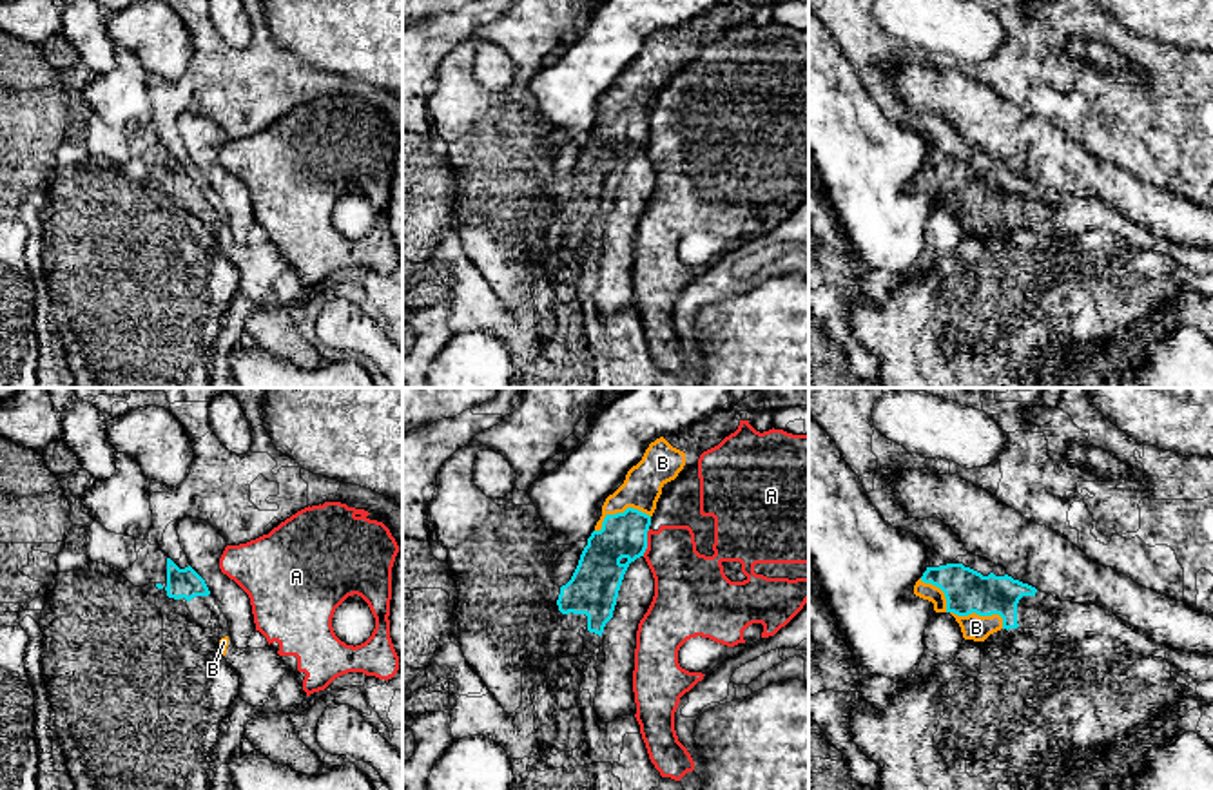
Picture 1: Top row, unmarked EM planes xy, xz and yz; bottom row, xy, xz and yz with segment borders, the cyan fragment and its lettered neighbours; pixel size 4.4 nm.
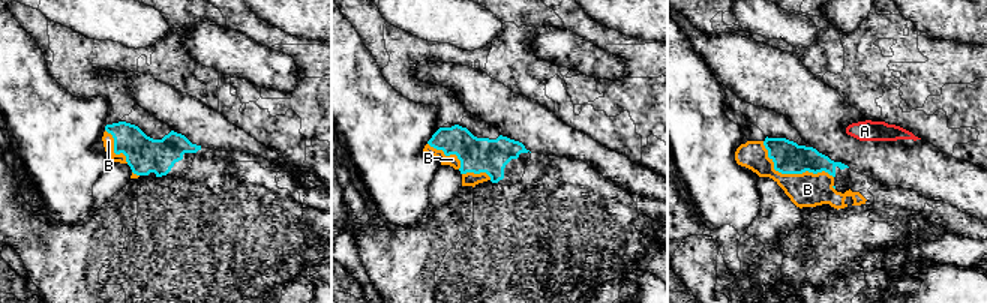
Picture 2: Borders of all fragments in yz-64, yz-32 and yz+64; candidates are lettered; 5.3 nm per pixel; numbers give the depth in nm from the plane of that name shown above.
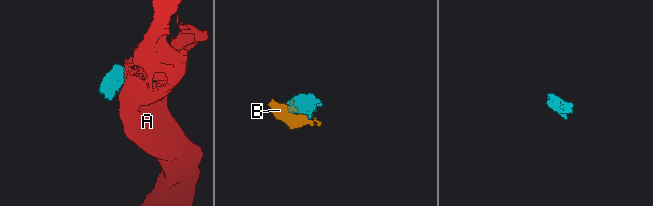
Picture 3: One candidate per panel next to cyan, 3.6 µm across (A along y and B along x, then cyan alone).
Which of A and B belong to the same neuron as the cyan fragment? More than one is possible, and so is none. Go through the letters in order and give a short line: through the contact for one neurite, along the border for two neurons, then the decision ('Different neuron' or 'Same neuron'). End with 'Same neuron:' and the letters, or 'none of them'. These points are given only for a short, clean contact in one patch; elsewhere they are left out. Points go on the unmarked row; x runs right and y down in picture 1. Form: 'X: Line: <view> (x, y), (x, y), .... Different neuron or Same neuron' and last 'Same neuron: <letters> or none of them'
A: Line: xz (650, 124), (642, 149). Different neuron
B: Same neuron
Same neuron: B

